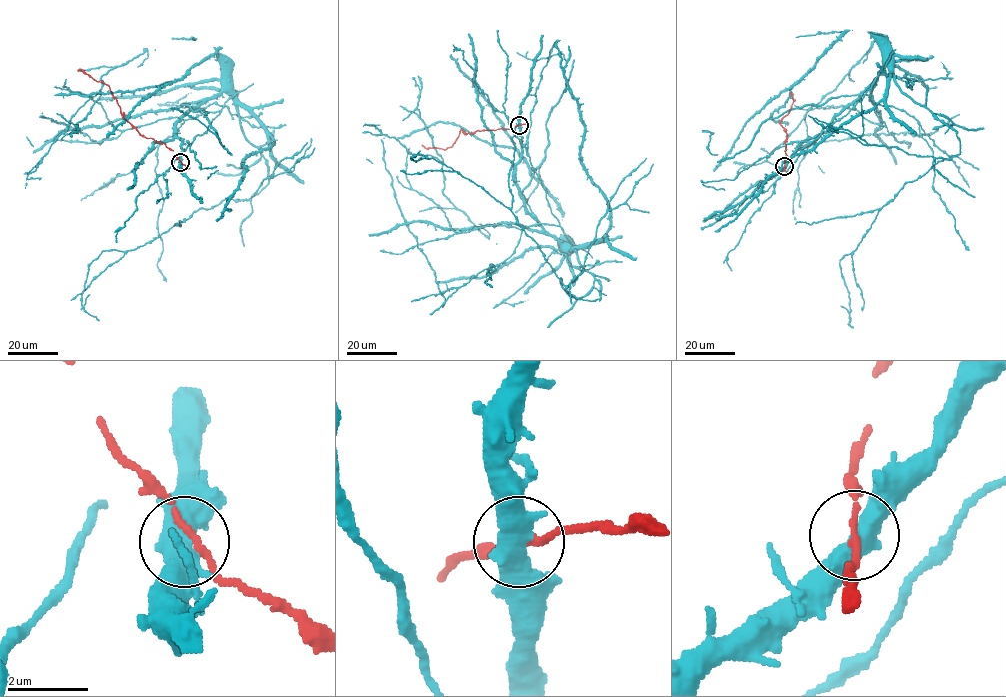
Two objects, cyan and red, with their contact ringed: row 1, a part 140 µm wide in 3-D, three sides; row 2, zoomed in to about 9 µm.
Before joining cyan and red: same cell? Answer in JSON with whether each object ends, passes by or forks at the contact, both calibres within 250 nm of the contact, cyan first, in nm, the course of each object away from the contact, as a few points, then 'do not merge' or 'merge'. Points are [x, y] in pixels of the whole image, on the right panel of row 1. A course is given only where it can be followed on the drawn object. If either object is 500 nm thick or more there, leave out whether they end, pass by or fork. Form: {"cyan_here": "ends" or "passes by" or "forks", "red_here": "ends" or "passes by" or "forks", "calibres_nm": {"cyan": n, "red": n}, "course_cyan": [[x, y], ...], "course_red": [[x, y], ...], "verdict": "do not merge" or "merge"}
{"cyan_here": "forks", "red_here": "passes by", "calibres_nm": {"cyan": 460, "red": 140}, "course_cyan": [[785, 166], [797, 148], [823, 133], [875, 78], [882, 68], [883, 52], [877, 41], [880, 41]], "course_red": [[785, 165], [787, 133], [780, 123], [795, 100], [793, 94], [788, 95]], "verdict": "do not merge"}

